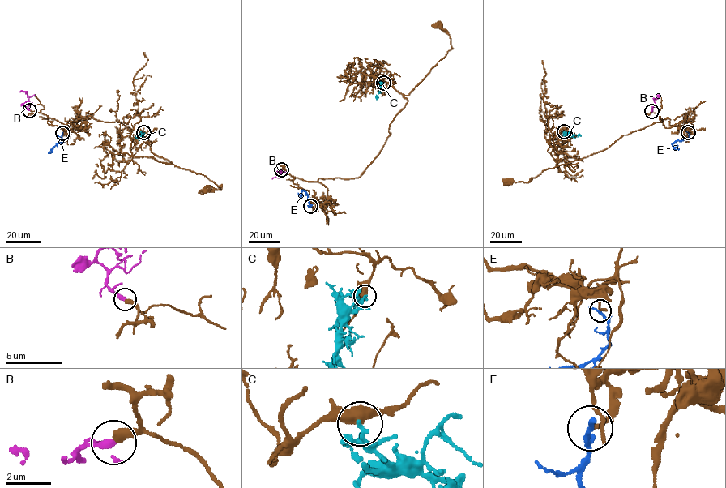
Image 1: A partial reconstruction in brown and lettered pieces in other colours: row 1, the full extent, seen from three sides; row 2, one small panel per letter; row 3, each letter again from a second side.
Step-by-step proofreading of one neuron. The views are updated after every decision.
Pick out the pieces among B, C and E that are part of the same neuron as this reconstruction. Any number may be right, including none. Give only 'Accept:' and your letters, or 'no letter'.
Accept: B

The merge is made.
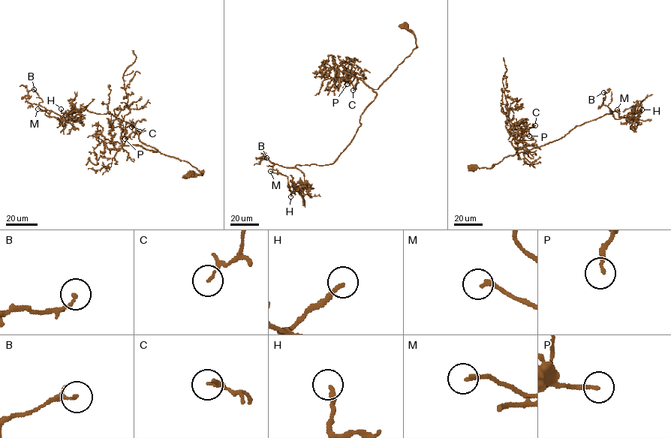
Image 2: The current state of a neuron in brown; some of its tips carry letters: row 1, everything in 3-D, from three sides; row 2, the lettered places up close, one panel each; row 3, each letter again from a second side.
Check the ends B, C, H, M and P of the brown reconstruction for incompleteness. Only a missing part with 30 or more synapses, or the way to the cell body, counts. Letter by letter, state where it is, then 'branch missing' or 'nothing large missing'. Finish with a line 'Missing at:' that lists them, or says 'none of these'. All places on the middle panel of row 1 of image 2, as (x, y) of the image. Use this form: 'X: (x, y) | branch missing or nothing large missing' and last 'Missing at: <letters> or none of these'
B: (266, 157) | nothing large missing
C: (353, 90) | nothing large missing
H: (290, 196) | nothing large missing
M: (270, 171) | branch missing
P: (347, 84) | nothing large missing
Missing at: M

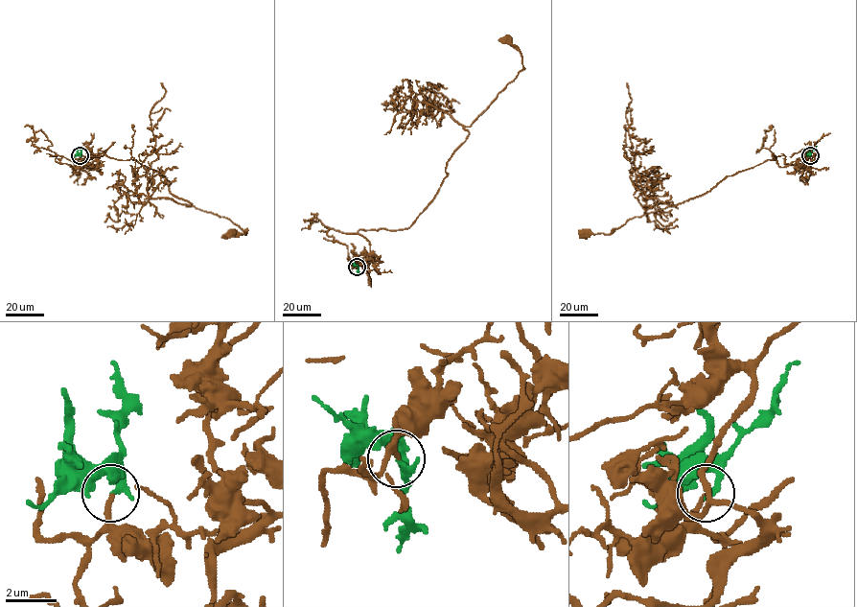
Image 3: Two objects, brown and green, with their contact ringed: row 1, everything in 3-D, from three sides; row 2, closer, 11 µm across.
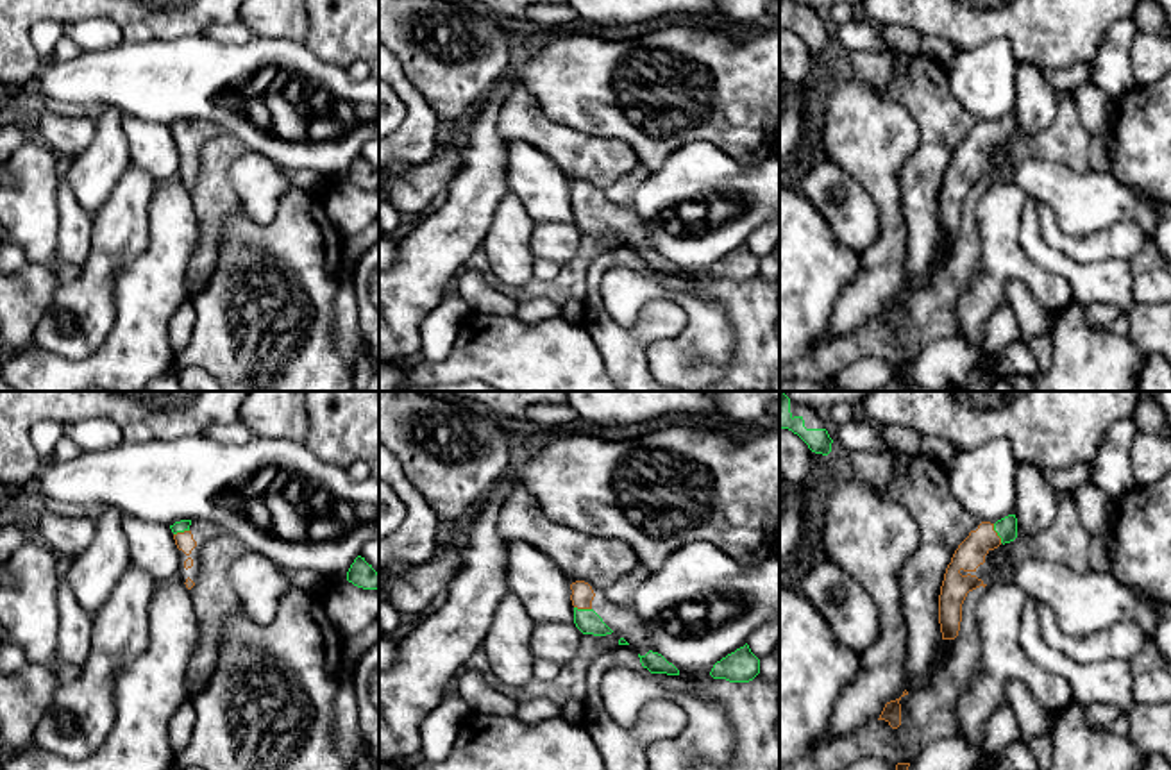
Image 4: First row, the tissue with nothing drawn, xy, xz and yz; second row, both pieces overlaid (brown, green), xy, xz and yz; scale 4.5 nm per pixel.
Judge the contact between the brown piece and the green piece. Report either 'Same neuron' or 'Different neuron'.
Same neuron

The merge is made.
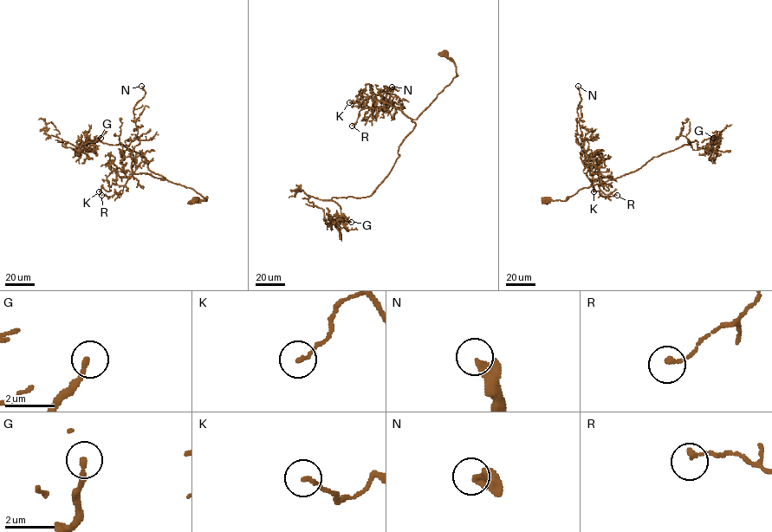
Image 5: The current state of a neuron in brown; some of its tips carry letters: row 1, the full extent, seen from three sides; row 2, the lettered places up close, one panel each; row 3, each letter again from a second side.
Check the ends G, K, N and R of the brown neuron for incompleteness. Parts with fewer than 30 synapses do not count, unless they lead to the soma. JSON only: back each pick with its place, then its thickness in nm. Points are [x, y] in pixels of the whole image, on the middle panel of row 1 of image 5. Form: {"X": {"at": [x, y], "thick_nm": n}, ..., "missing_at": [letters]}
{"missing_at": []}

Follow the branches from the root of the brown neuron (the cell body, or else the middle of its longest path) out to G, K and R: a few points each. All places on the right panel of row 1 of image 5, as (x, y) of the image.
G: (545, 200), (566, 200), (580, 189), (633, 171), (654, 157), (688, 145), (688, 139), (697, 150), (713, 138)
K: (545, 200), (564, 201), (580, 189), (610, 179), (587, 170), (586, 175), (593, 186), (593, 191)
R: (545, 200), (564, 201), (580, 189), (610, 179), (593, 173), (599, 177), (600, 196), (617, 195)

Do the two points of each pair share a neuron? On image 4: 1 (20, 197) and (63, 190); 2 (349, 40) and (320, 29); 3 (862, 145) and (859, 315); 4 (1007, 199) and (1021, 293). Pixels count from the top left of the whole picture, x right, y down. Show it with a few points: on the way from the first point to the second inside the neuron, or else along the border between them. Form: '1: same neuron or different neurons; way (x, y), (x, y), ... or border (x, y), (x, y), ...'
1: different neurons; border (59, 181), (56, 188), (56, 234)
2: same neuron; way (342, 33), (328, 29)
3: same neuron; way (884, 188), (889, 200), (889, 252), (882, 272)
4: different neurons; border (1005, 284), (1021, 283), (1048, 313)

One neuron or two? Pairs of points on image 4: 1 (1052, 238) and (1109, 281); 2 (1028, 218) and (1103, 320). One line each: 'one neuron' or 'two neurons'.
1: two neurons
2: two neurons

